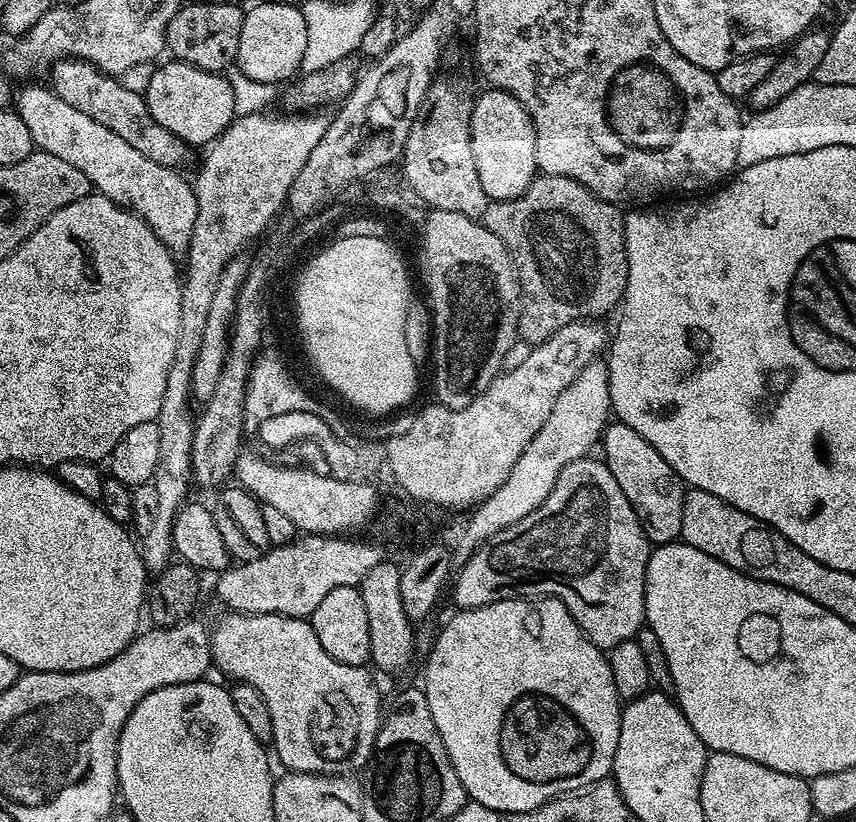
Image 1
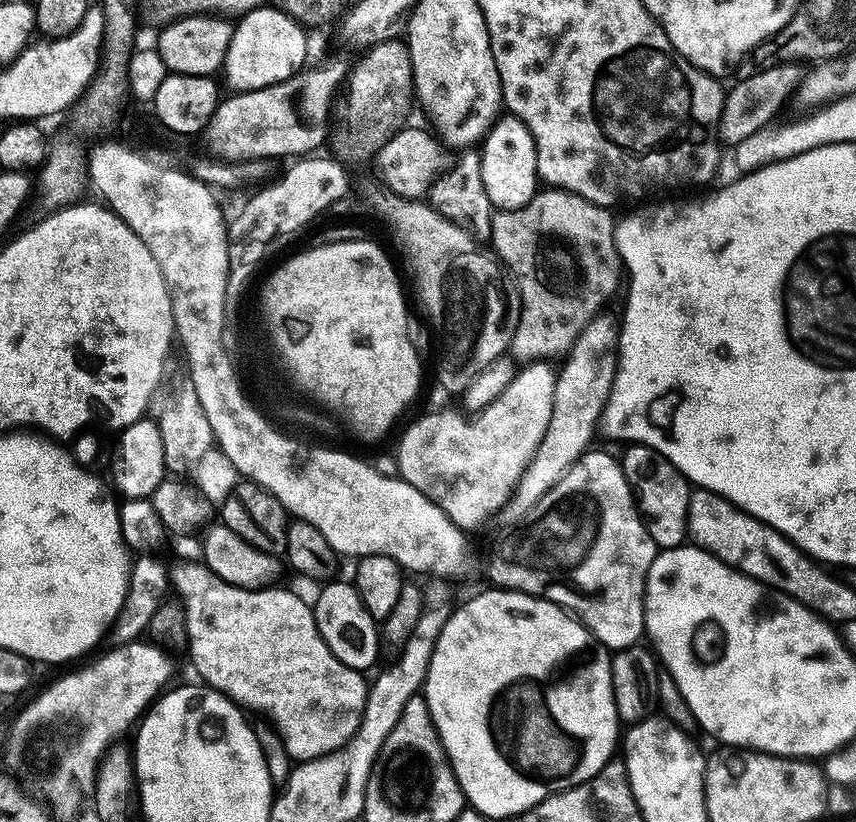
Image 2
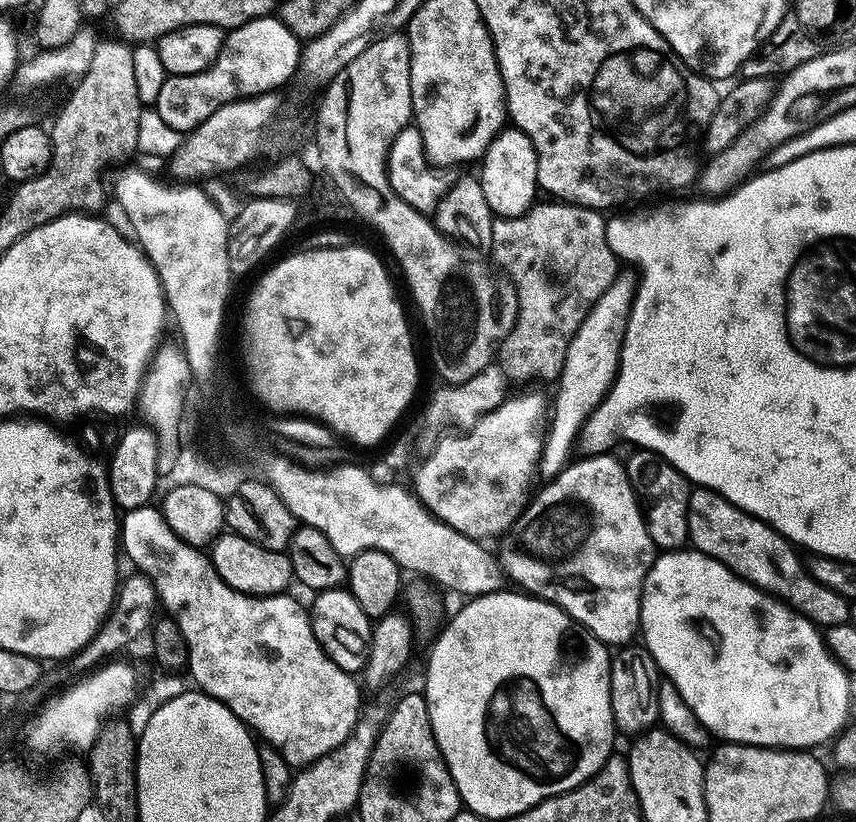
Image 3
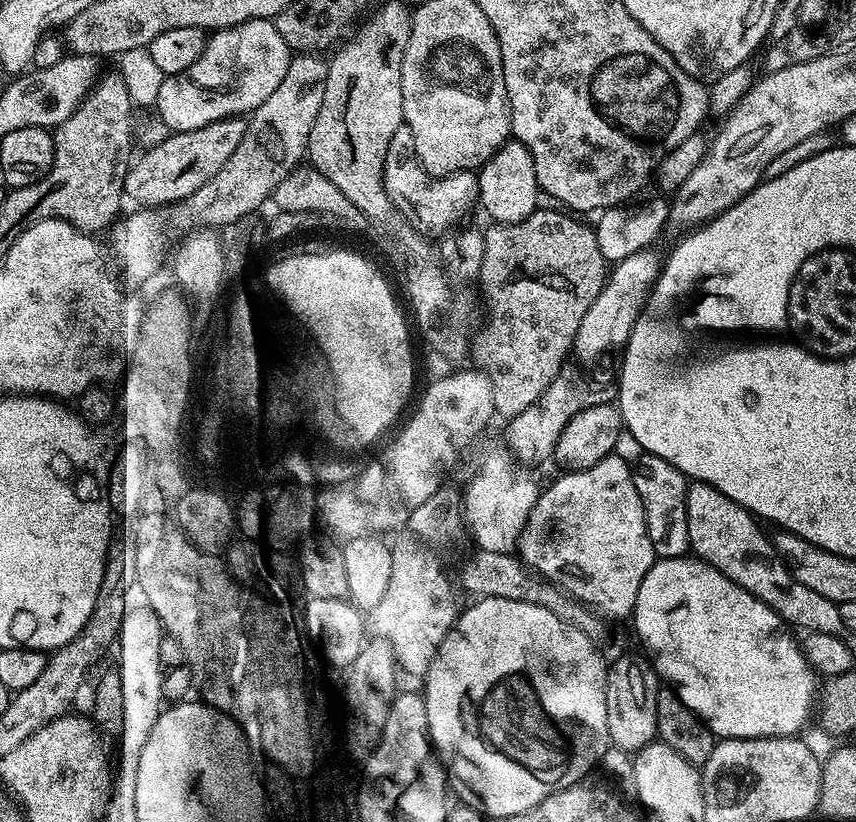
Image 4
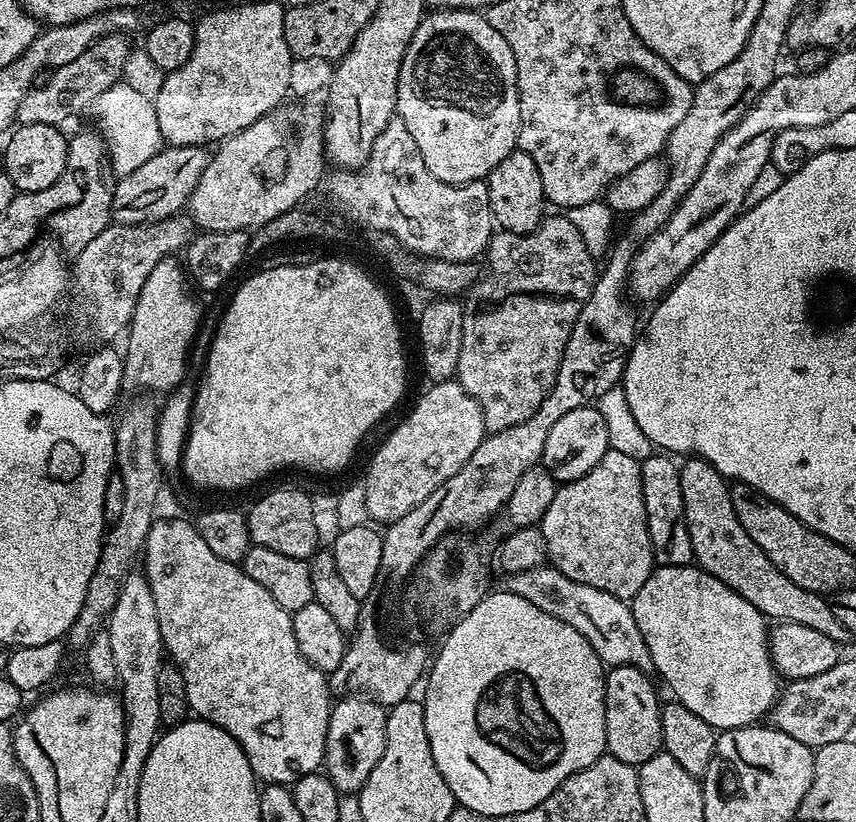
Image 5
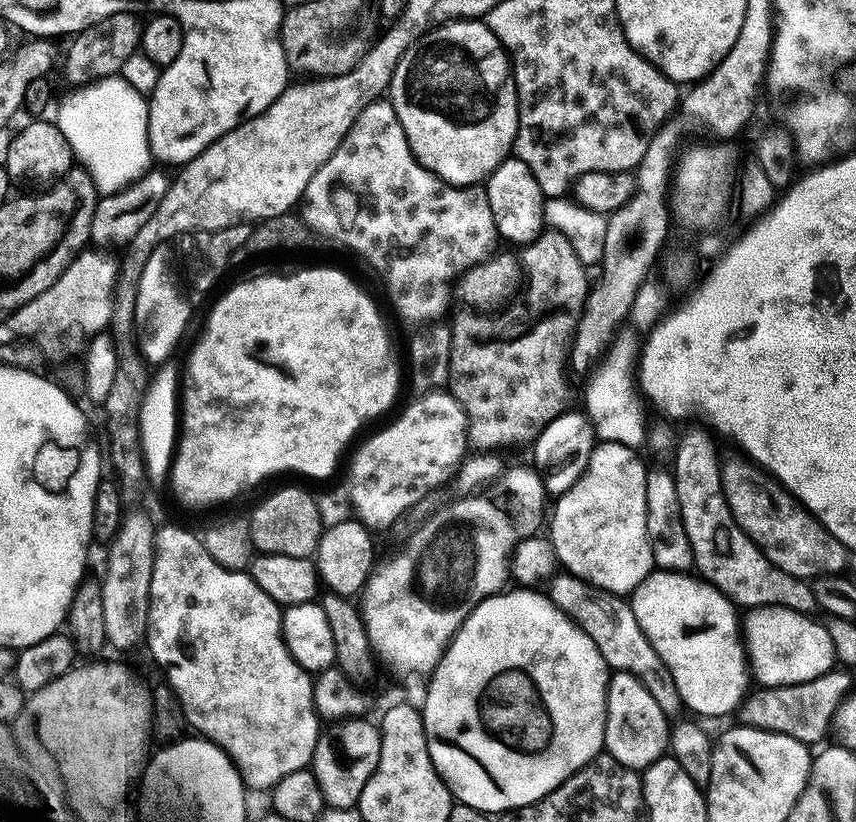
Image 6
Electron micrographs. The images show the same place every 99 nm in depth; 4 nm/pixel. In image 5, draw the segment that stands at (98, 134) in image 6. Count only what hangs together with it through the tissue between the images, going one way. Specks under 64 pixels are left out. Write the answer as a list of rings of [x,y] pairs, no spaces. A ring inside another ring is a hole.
[[[123,82],[110,86],[110,90],[106,90],[106,94],[102,94],[97,98],[94,105],[95,112],[96,120],[100,123],[98,131],[108,145],[111,171],[117,177],[122,177],[134,170],[138,170],[138,166],[142,166],[142,162],[146,162],[154,153],[161,151],[164,139],[162,138],[162,130],[158,130],[156,105],[153,100],[138,94],[130,86],[126,86]]]

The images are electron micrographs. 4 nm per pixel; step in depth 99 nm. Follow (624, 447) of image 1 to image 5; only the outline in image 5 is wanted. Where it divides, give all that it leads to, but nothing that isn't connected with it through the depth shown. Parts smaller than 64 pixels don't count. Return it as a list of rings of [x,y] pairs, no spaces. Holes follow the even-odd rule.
[[[653,454],[640,461],[642,498],[646,510],[646,526],[650,534],[652,559],[662,568],[686,566],[692,564],[694,560],[688,519],[684,516],[680,464],[672,460],[675,459],[668,454]]]

